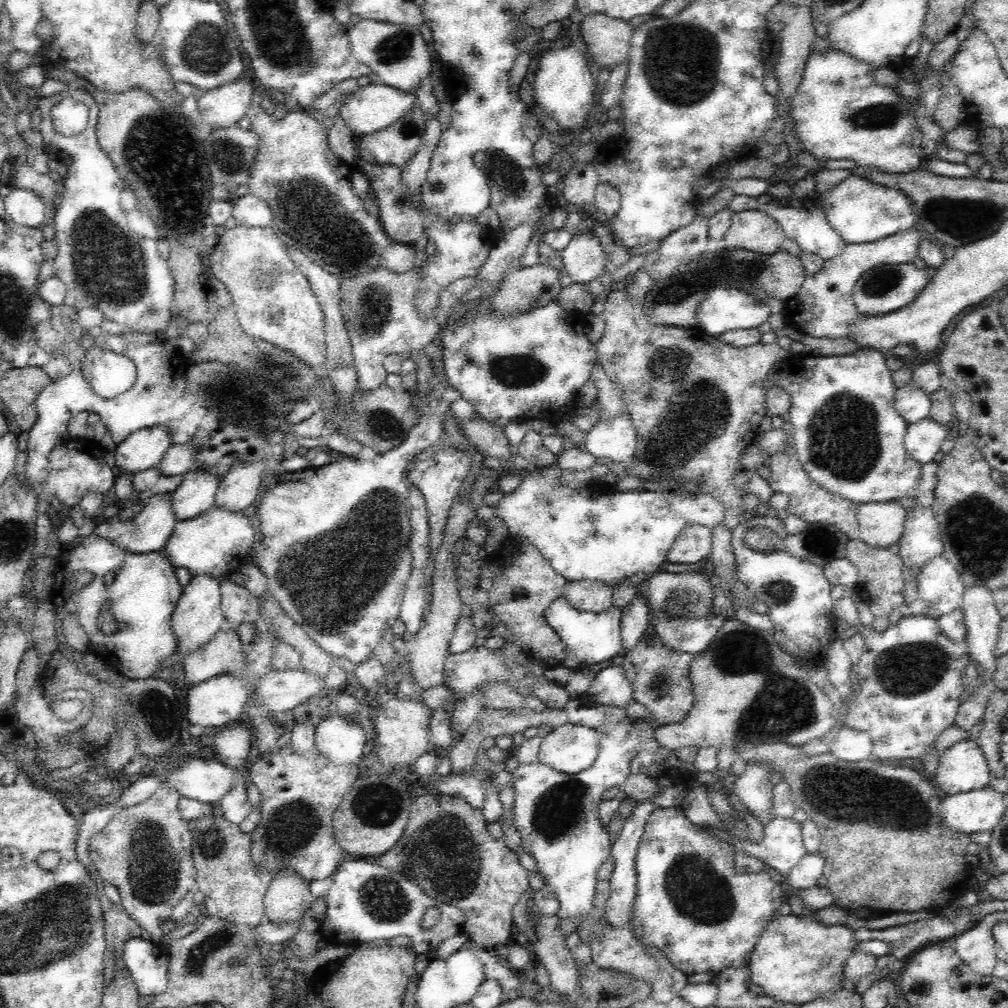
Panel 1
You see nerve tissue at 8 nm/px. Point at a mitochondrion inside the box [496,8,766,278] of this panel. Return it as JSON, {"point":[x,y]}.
{"point":[680,59]}

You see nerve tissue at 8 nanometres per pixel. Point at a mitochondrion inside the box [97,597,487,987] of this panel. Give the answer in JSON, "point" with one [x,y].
{"point":[152,877]}

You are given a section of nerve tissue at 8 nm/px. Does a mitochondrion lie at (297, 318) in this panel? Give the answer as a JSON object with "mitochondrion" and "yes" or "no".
{"mitochondrion":"no"}

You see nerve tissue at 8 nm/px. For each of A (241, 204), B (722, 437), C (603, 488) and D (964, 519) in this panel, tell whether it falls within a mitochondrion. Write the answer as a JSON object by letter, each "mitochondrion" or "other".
{"A":"other","B":"other","C":"other","D":"mitochondrion"}

